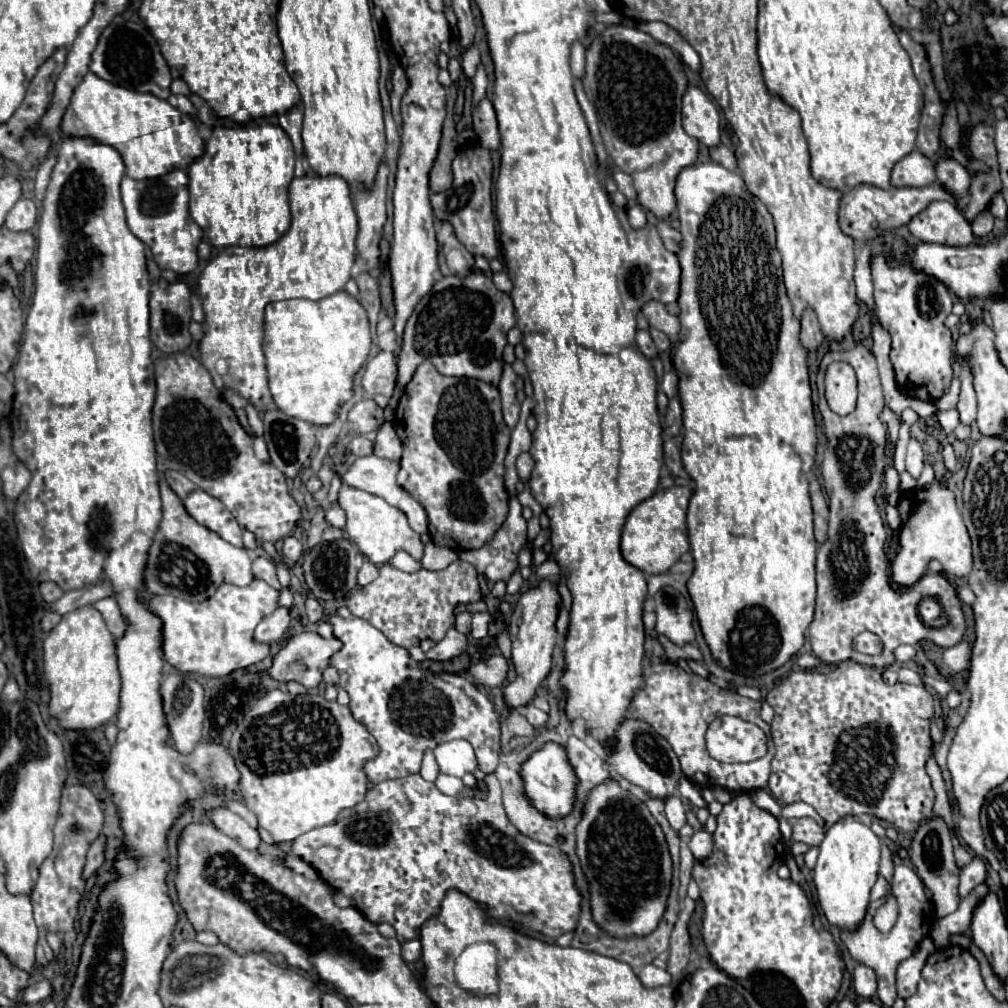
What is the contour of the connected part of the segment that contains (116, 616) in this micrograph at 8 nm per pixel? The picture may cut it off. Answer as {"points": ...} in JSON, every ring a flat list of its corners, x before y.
{"points":[[111,598,111,600,99,600,99,602,95,604,95,608,103,614,103,618,105,618,107,628,111,630,111,634,113,634,115,638,123,638,123,634,125,634,125,630,127,630,127,620,123,618,117,600,115,600,115,598]]}

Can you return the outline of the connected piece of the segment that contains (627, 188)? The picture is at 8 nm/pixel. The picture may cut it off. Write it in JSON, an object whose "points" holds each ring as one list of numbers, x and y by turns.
{"points":[[611,166,611,170,613,170,613,178,615,178,619,190,621,190,627,198,635,198,635,188,633,188,633,180,631,180,631,176,629,176,629,174,621,174,621,172,617,172,613,166]]}

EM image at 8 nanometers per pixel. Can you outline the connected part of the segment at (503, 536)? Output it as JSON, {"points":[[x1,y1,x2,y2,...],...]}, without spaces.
{"points":[[513,496,509,516,497,530,495,538,479,550,463,550,459,554,461,560,473,564,477,572,485,574,491,582,509,580,509,576,517,570,517,556,527,544,527,520,521,516,521,508,523,506]]}

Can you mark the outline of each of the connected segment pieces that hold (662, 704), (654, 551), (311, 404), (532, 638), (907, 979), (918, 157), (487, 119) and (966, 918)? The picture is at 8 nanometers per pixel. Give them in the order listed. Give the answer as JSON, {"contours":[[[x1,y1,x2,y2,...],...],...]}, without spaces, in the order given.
{"contours":[[[655,662,647,668,643,668,643,680,645,686,639,688,631,700,629,714,647,720,673,748,681,762,681,770,689,780,701,788,727,788,733,792,749,792,757,788,767,788,769,772,771,772,771,758,775,756,775,746,769,744,769,754,763,756,763,764,757,764,757,768,741,768,741,764,721,764,713,760,707,754,705,748,705,730,711,720,715,720,721,714,731,714,737,718,743,718,747,722,757,724,769,738,769,724,765,724,759,716,761,702,755,702,751,698,739,696,737,692,723,690,711,680,705,680,697,674,689,674,683,668,679,668,673,662]],[[689,486,657,490,651,498,633,508,633,512,627,516,621,536,621,554,631,566,645,574,663,574,689,550,685,516,691,492,693,490]],[[339,290,333,296,327,296,319,302,311,300,281,300,271,302,265,308,265,338,263,352,267,358,269,388,277,408,289,416,307,420,311,424,331,424,335,420,337,408,351,398,353,376,367,360,371,348,371,334,365,308,357,298]],[[541,580,537,586,529,588,517,602,511,618,509,618,509,636,513,642,513,666,517,672,517,680,507,684,503,690,505,700,511,708,529,704,537,694,537,688,543,684,551,670,551,652,555,648,557,638,557,614,561,606,561,596,557,584,551,580]],[[925,938,917,946,915,954,899,964,899,968,897,968,897,992,899,992,899,998,909,998,909,996,913,996,917,992,917,982,921,978,921,968,925,964,927,956,933,950,935,950,935,946,933,946,931,938]],[[913,150,901,158,891,172,891,186,897,188,923,188,935,182,935,168,929,158]],[[481,100,479,106,473,112,473,130,479,138,479,144,487,150,499,148,499,130,497,130,497,118,491,100]],[[979,884,967,898,961,900,959,908,953,914,941,918,933,926,931,938,935,940,937,946,943,948,943,944,949,944,949,936,951,934,963,934,969,928,969,924,971,924,971,912,975,910,975,900,979,900,979,896,983,896,983,892,989,892,989,888,985,884]]]}

